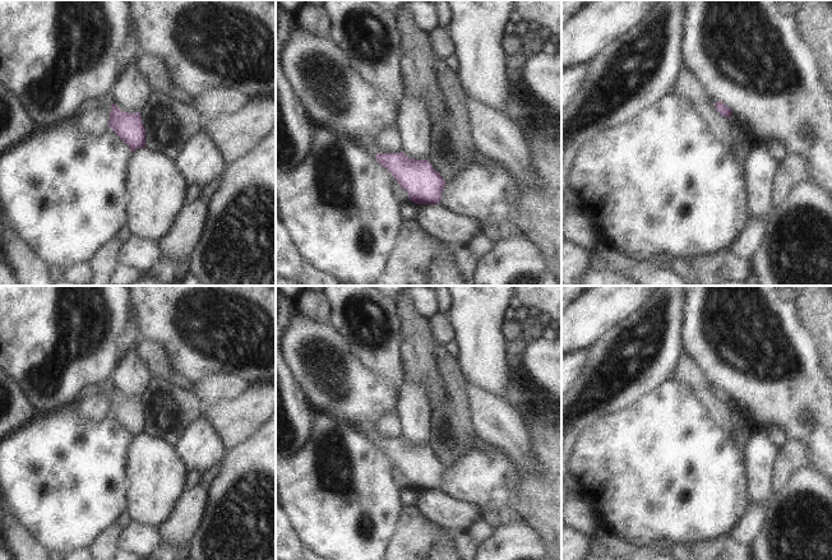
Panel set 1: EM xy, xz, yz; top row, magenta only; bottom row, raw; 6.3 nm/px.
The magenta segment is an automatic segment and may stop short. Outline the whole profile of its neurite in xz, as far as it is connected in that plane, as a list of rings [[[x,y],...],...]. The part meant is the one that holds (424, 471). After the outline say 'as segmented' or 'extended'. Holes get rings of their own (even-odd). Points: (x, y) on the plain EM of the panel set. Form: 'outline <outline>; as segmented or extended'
outline [[[360,422],[360,432],[387,454],[415,490],[438,490],[445,467],[429,445],[411,445],[405,439],[380,439],[373,422]]]; extended

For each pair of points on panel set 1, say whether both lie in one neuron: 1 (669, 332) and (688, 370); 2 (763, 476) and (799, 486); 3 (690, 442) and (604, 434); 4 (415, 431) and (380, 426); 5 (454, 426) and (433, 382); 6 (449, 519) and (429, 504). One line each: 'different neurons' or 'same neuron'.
1: different neurons
2: different neurons
3: same neuron
4: different neurons
5: different neurons
6: same neuron

